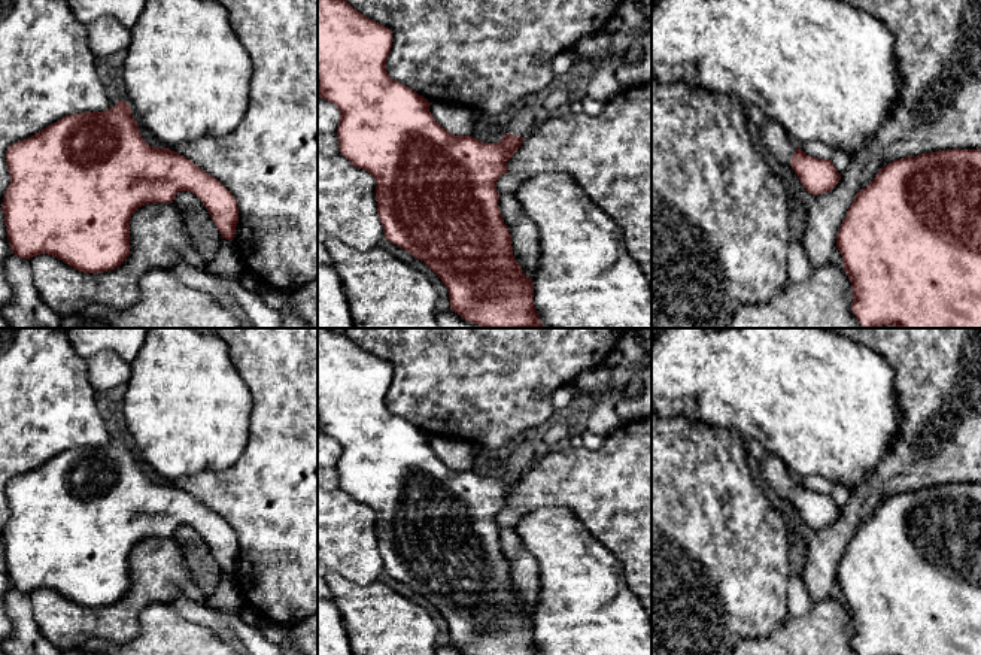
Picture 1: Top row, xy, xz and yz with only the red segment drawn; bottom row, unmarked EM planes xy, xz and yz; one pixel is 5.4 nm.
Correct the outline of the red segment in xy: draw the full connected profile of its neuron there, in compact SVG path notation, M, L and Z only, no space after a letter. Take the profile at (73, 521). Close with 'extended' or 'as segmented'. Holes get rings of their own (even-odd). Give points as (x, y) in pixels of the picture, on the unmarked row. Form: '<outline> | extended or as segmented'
M115 436L115 440L104 446L85 446L85 448L73 448L73 449L63 451L60 455L48 460L46 463L36 467L34 470L10 479L6 485L6 497L7 497L7 506L10 510L10 519L4 527L1 545L4 548L4 558L6 558L9 579L12 582L12 586L19 592L30 594L36 589L48 588L63 594L75 604L79 604L83 607L101 607L101 606L113 604L119 601L130 589L131 549L139 542L149 537L173 537L176 528L180 525L189 525L203 536L213 557L216 558L222 573L233 574L236 568L236 561L239 557L239 542L234 530L218 513L206 507L203 503L200 503L186 491L168 482L160 483L160 482L149 480L143 474L142 468L139 467L139 460L134 451L131 449L131 442L127 436Z | as segmented

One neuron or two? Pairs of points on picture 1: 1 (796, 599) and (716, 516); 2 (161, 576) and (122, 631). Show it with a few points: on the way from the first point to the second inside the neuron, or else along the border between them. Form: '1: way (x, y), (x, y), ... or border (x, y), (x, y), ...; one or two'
1: border (792, 567), (787, 591), (789, 613); two
2: way (148, 590), (122, 618); one

